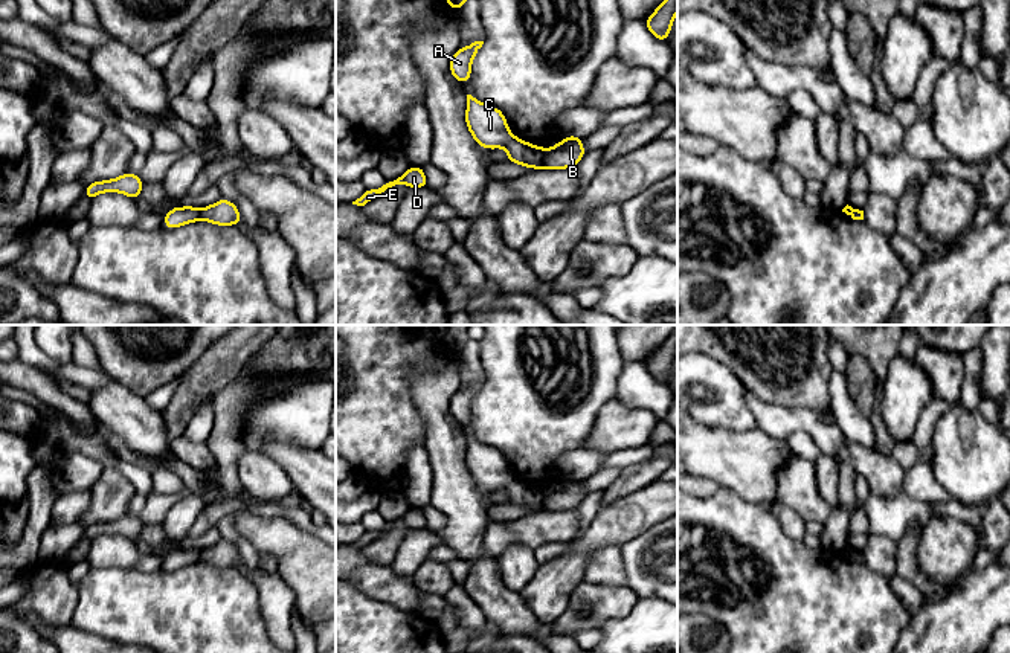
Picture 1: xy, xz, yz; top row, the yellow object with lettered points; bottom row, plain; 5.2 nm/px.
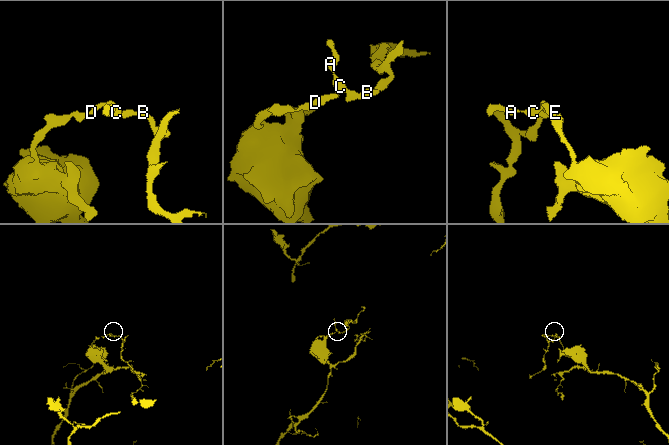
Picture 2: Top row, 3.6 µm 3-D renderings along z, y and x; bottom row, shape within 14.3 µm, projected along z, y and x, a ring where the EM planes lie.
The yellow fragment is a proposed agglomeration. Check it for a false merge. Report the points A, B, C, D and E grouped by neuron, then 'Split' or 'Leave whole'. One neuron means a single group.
Groups: A C D E / B. Split

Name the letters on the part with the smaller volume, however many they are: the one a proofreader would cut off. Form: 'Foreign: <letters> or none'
Foreign: B

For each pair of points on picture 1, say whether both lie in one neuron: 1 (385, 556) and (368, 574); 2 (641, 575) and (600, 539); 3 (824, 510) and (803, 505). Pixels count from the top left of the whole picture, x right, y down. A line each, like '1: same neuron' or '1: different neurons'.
1: different neurons
2: different neurons
3: same neuron

